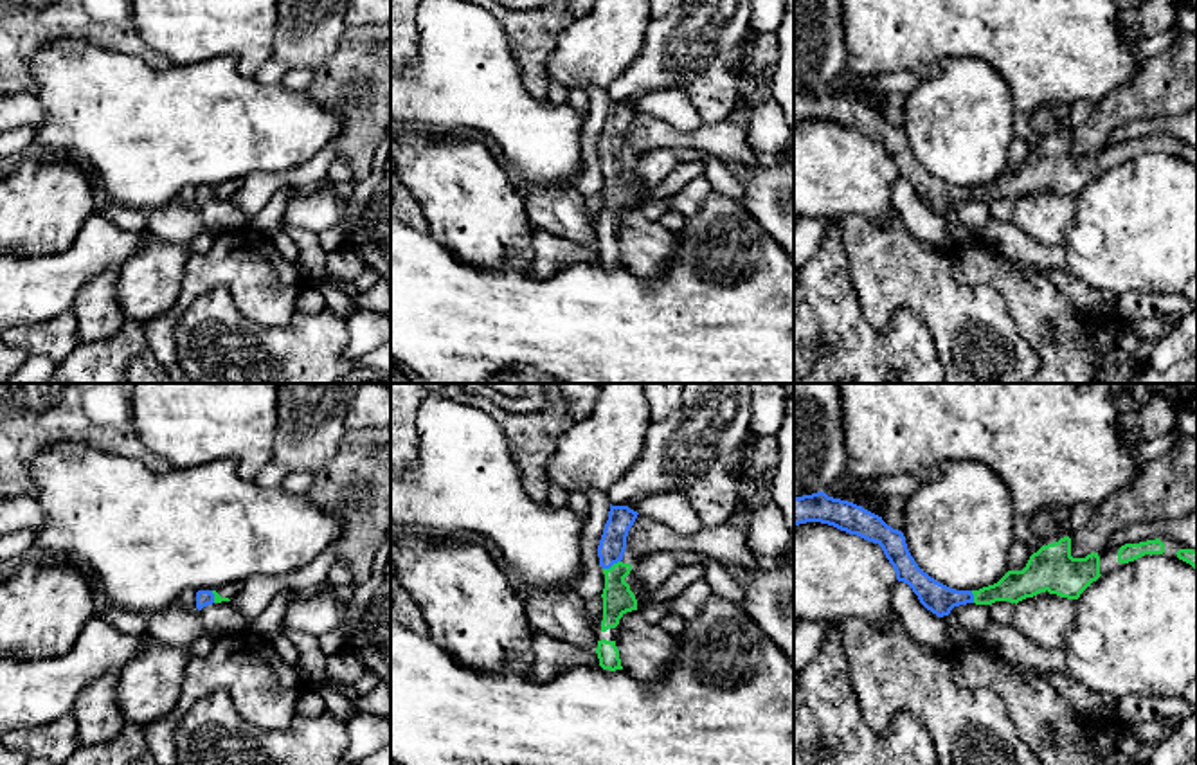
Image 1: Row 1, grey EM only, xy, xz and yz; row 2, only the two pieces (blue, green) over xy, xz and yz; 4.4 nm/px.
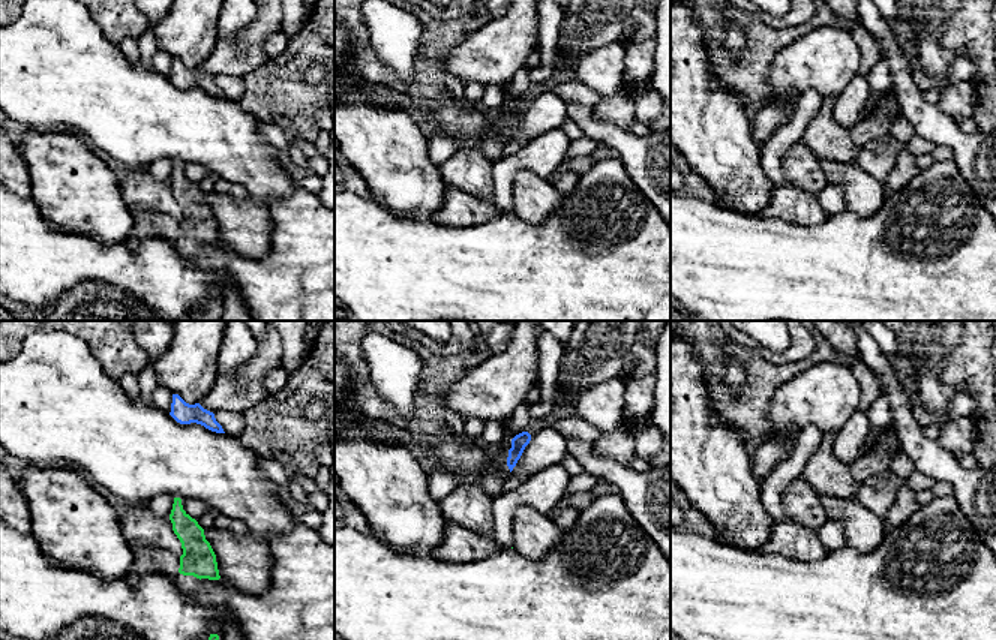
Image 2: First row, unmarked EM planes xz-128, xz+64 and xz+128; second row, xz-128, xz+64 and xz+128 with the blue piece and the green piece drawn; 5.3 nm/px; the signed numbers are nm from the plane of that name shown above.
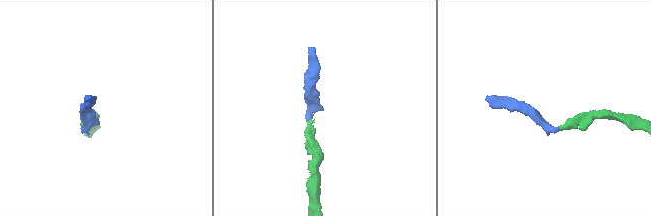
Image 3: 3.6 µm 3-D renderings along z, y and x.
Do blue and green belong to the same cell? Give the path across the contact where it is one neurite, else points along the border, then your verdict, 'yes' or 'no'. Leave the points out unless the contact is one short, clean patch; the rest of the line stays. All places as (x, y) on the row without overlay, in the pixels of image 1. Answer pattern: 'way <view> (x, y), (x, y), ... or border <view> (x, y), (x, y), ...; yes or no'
way xz (612, 141), (611, 162), (618, 195); yes

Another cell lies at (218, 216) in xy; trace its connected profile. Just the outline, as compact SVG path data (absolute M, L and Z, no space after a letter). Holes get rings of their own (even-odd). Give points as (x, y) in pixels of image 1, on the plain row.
M230 198L212 200L200 207L203 225L209 232L221 234L248 227L248 220Z

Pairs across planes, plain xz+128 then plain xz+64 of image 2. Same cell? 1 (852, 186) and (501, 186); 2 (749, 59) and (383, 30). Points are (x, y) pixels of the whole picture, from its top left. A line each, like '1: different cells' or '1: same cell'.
1: different cells
2: different cells

